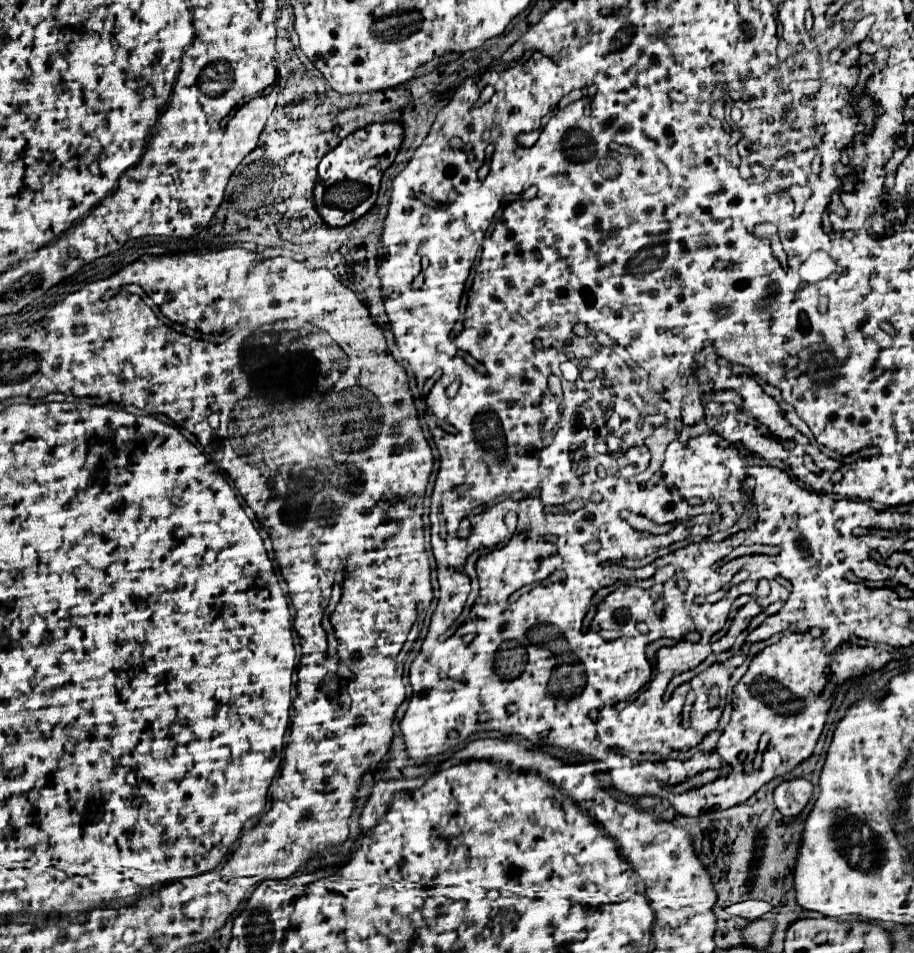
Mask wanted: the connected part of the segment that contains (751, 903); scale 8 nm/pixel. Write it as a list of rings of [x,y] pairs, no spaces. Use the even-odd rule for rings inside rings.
[[[748,899],[748,901],[740,901],[740,903],[730,905],[726,911],[728,911],[730,915],[740,915],[740,917],[752,921],[752,919],[758,919],[758,917],[766,915],[770,909],[772,909],[772,903],[768,903],[768,901]]]

